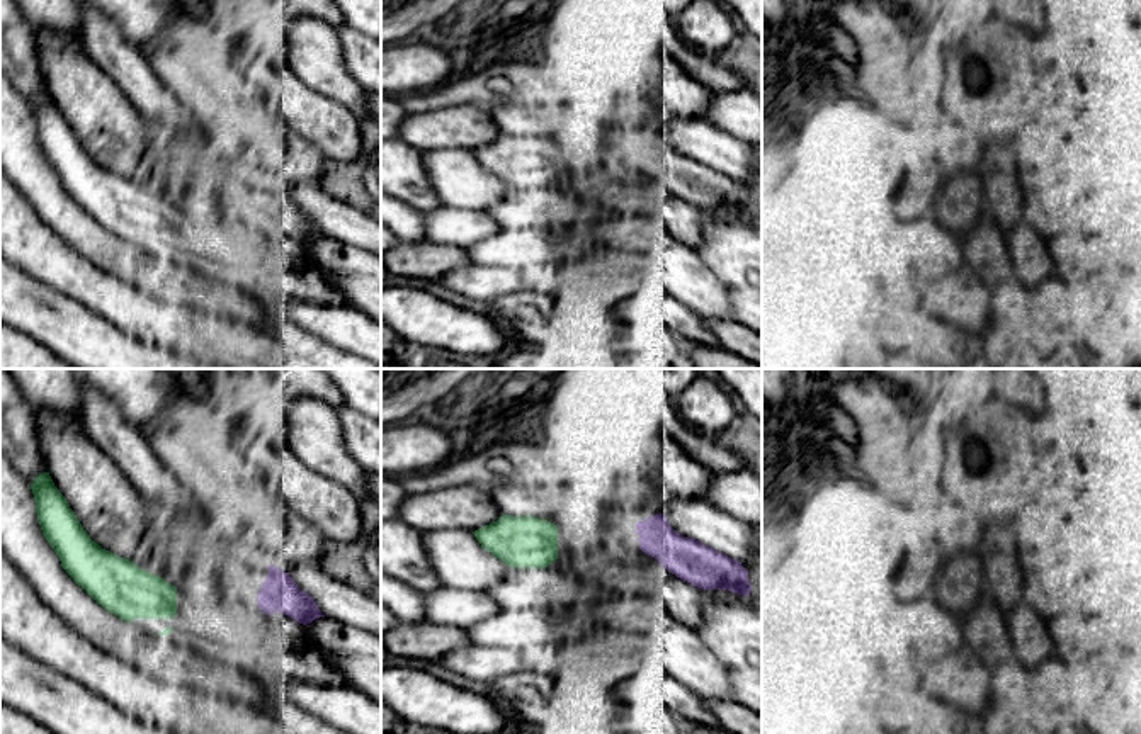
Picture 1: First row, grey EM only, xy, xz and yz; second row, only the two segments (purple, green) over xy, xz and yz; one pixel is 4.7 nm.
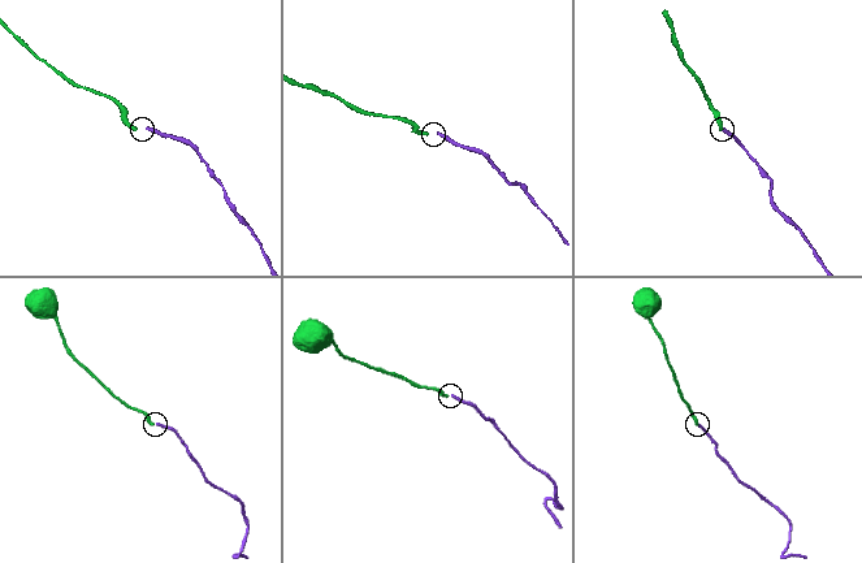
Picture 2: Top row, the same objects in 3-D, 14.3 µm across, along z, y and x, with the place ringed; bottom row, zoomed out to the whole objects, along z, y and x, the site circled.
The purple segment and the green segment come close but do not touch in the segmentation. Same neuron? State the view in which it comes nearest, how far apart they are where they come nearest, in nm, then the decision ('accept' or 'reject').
xz | 380 nm | reject

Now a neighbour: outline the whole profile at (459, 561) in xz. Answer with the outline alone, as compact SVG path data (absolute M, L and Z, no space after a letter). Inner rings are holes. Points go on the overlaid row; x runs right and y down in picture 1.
M425 530L422 545L447 588L488 591L508 573L507 564L485 550L468 530Z

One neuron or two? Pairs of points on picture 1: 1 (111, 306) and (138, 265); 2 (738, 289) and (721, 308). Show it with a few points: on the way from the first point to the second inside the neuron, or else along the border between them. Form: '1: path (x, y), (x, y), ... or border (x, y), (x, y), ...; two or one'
1: border (126, 281), (130, 284); two
2: border (708, 265), (726, 289), (733, 320); two

